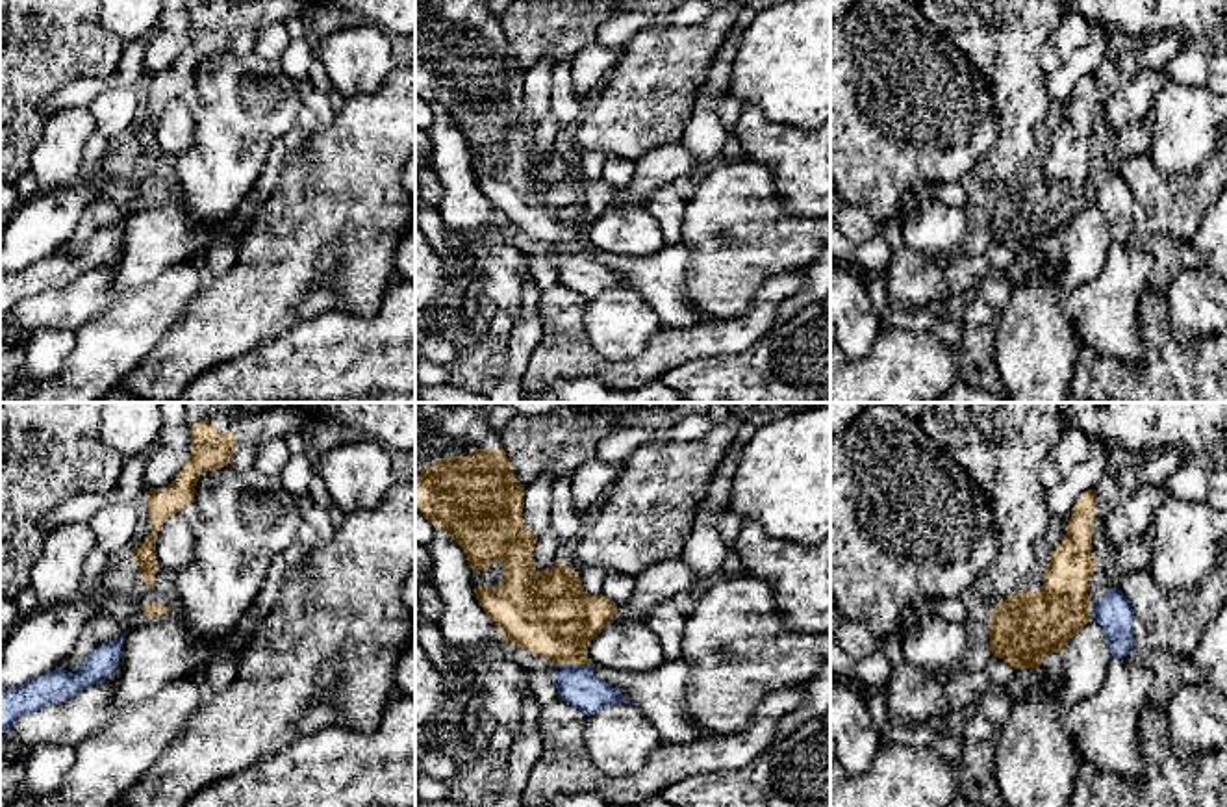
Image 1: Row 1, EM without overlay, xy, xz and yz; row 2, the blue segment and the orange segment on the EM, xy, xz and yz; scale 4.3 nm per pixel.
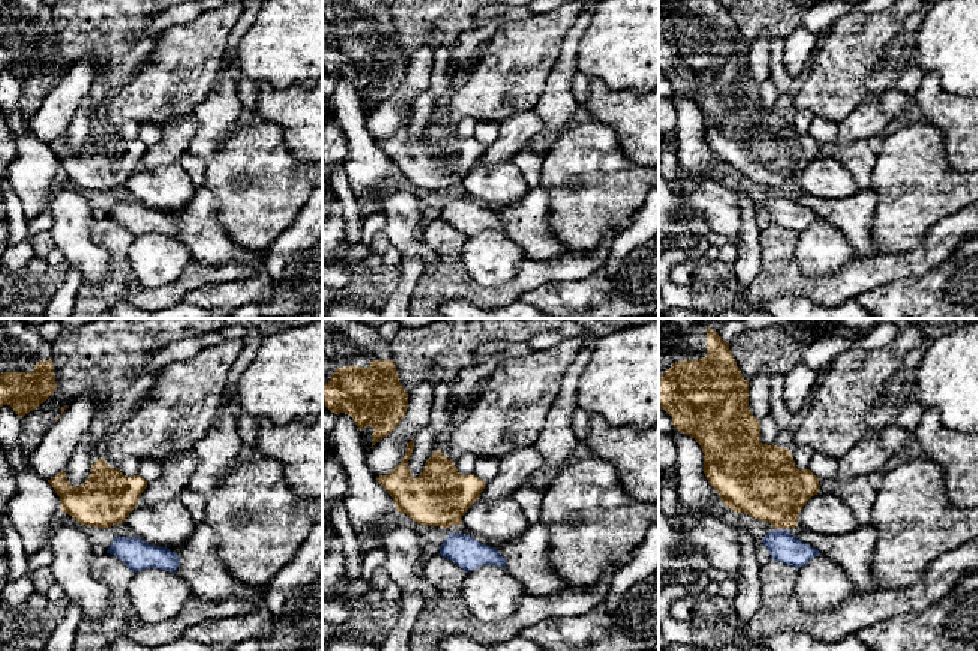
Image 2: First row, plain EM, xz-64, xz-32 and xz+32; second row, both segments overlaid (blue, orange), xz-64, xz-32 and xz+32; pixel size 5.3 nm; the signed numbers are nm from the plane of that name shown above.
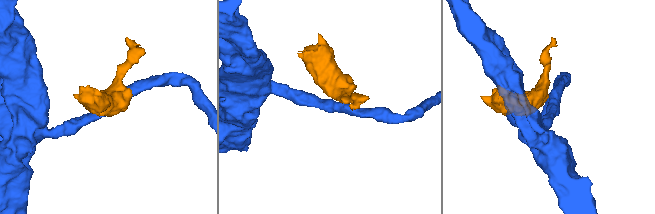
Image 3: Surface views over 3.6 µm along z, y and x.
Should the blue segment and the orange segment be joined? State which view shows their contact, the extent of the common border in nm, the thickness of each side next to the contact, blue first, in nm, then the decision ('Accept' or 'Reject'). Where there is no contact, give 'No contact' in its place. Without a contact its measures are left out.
Touches blue in xz. Shared border 100 nm. Thickness 170 nm (blue) against 360 nm. Reject

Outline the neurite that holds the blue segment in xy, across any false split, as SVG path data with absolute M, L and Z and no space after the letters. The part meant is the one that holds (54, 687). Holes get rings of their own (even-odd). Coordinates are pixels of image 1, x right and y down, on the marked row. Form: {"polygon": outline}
{"polygon": "M128 631L108 644L98 646L76 673L59 666L15 688L0 688L0 735L13 724L46 705L59 705L82 690L104 683L115 673L120 660L120 642Z"}

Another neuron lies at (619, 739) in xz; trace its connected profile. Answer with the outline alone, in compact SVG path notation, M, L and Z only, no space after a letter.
M614 703L591 714L584 740L591 761L614 777L639 772L662 746L660 733L632 703Z

